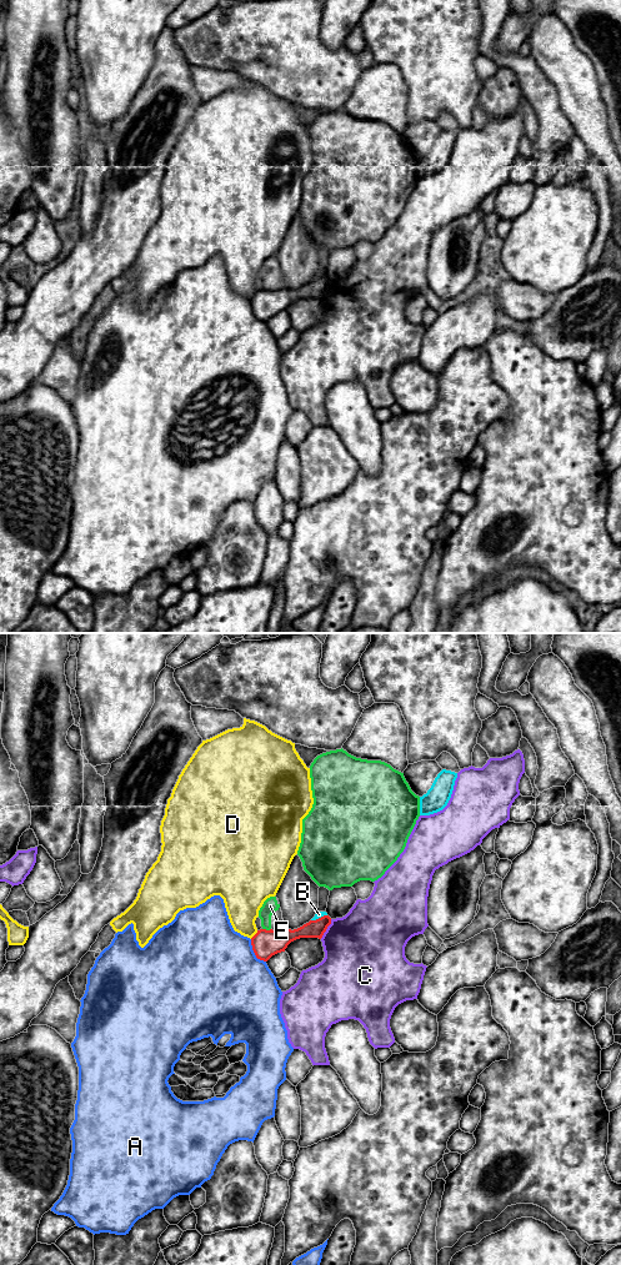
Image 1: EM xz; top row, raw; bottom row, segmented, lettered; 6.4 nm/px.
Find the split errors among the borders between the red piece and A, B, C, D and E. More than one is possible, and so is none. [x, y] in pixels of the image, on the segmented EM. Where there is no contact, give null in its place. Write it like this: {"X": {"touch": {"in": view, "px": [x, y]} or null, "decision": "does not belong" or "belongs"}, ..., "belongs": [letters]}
{"A": {"touch": {"in": "xz", "px": [254, 952]}, "decision": "does not belong"}, "B": {"touch": {"in": "xz", "px": [319, 918]}, "decision": "does not belong"}, "C": {"touch": {"in": "xz", "px": [326, 928]}, "decision": "does not belong"}, "D": {"touch": {"in": "xz", "px": [255, 934]}, "decision": "does not belong"}, "E": {"touch": {"in": "xz", "px": [265, 929]}, "decision": "does not belong"}, "belongs": []}

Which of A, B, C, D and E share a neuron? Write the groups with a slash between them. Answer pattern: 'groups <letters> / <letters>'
groups A / B / C / D / E

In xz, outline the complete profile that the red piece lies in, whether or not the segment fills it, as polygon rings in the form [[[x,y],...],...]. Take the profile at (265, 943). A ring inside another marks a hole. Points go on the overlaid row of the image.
[[[324,915],[316,920],[310,920],[294,930],[286,928],[280,928],[277,930],[260,929],[251,938],[252,950],[257,959],[267,962],[272,955],[285,952],[287,945],[296,939],[321,939],[330,924],[331,918],[329,915]]]

